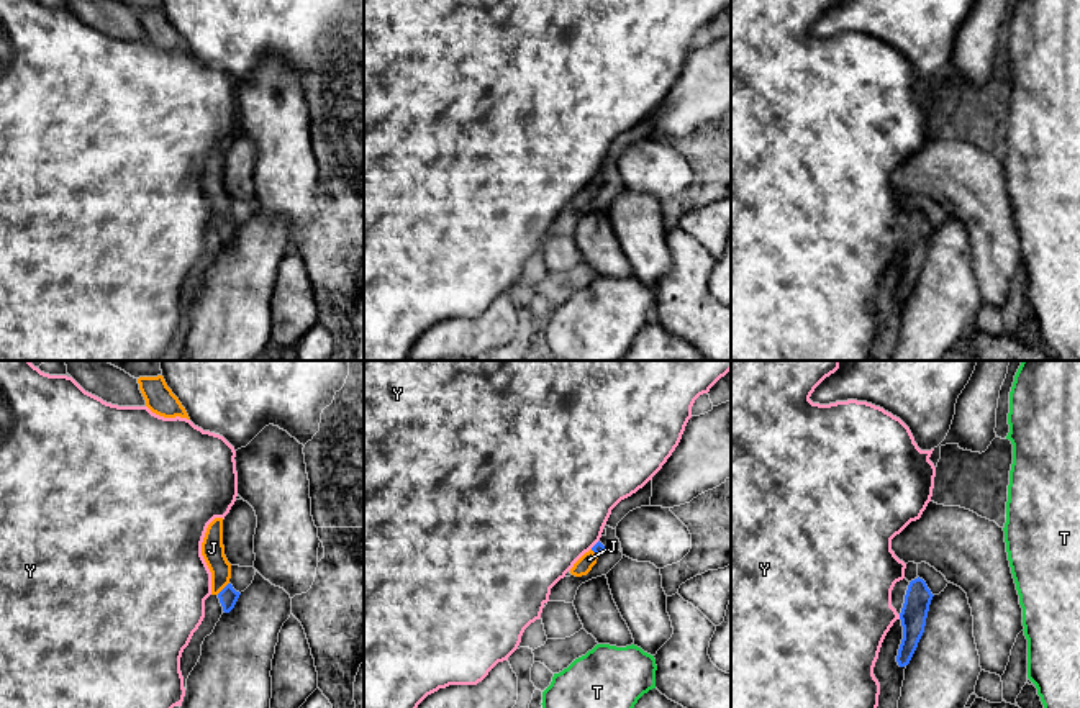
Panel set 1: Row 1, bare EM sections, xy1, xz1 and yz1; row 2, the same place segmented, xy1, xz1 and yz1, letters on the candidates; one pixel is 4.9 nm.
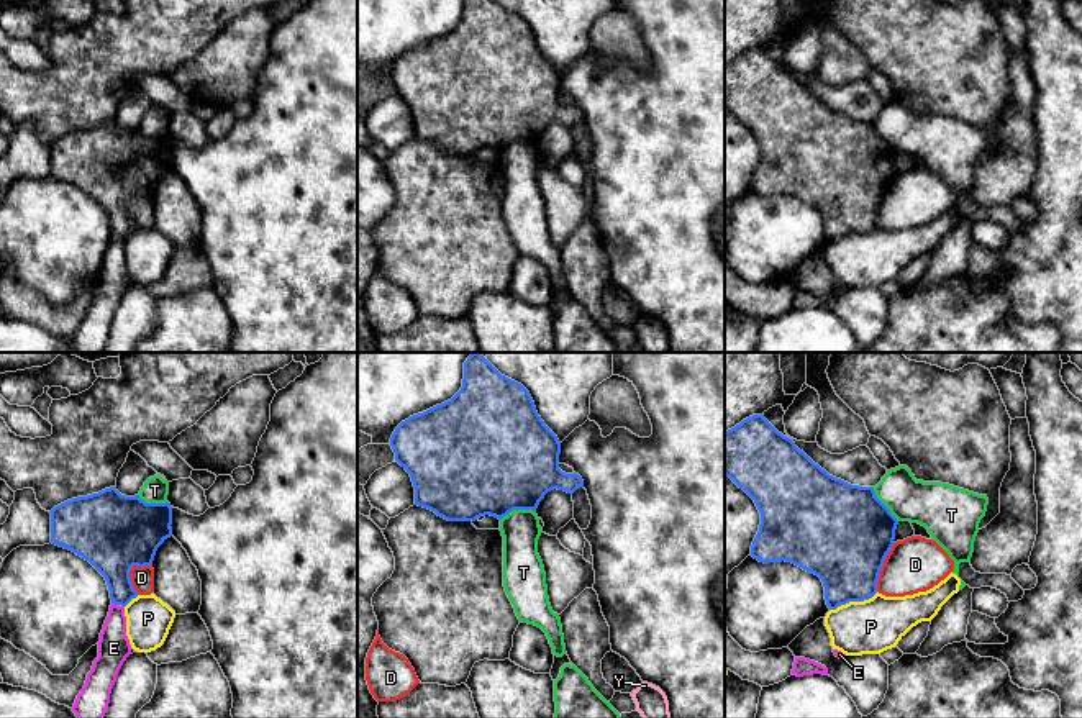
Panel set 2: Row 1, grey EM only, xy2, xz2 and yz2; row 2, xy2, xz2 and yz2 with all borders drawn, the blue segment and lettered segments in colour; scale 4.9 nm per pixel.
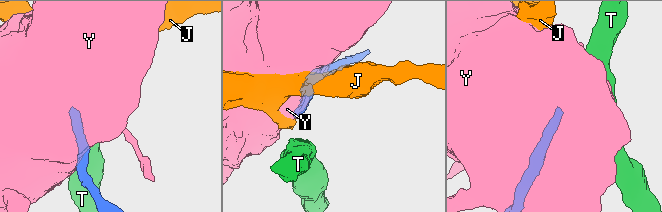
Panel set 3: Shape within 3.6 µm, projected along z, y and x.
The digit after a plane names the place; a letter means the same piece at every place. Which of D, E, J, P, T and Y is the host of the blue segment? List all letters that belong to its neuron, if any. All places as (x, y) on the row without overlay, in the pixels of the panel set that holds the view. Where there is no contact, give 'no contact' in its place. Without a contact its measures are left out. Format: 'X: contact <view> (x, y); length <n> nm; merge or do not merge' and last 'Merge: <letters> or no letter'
D: contact yz2 (881, 200); length 260 nm; do not merge
E: contact xy2 (115, 236); length 40 nm; do not merge
J: contact xy1 (223, 222); length 90 nm; merge
P: contact yz2 (853, 233); length 260 nm; do not merge
T: contact xz2 (517, 141); length 180 nm; do not merge
Y: contact yz1 (900, 249); length 30 nm; do not merge
Merge: J

